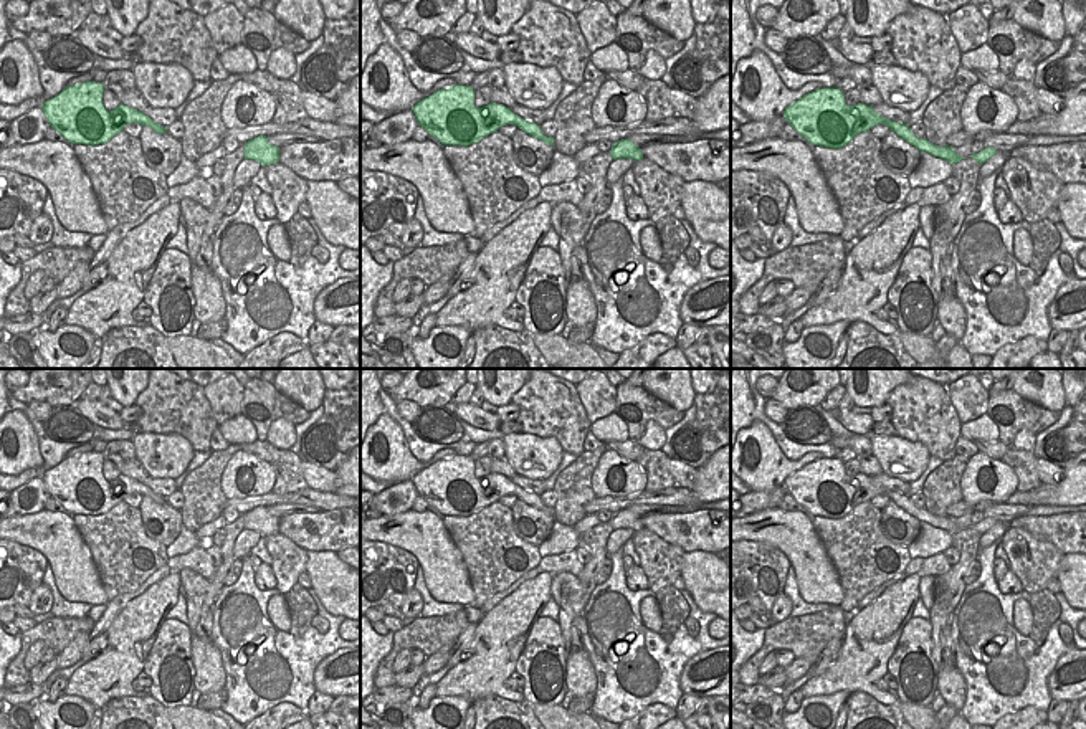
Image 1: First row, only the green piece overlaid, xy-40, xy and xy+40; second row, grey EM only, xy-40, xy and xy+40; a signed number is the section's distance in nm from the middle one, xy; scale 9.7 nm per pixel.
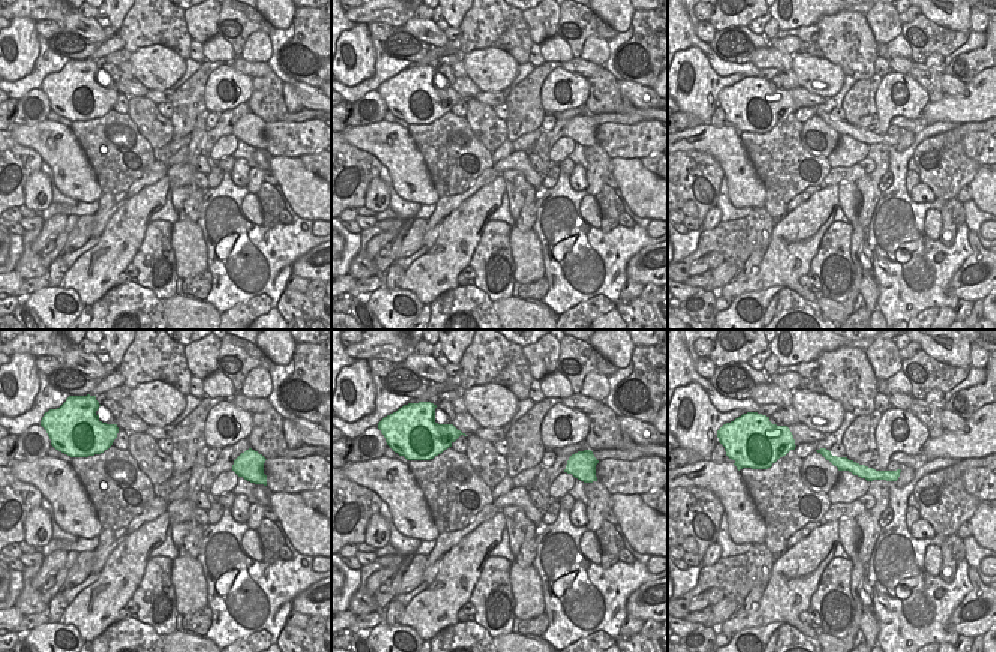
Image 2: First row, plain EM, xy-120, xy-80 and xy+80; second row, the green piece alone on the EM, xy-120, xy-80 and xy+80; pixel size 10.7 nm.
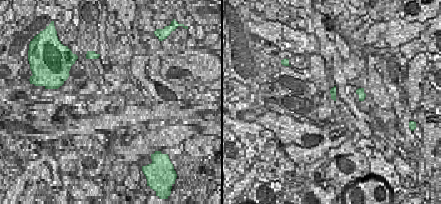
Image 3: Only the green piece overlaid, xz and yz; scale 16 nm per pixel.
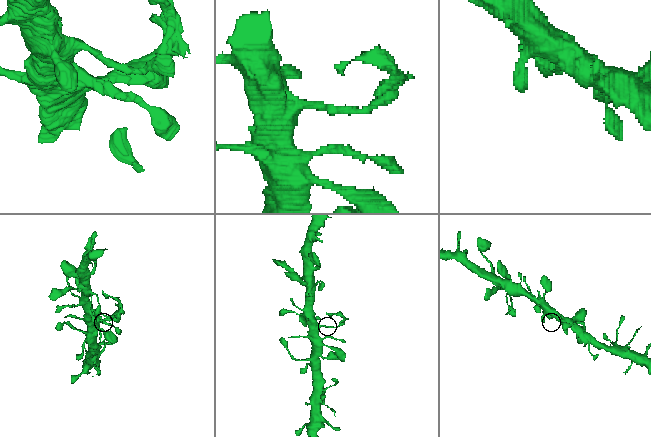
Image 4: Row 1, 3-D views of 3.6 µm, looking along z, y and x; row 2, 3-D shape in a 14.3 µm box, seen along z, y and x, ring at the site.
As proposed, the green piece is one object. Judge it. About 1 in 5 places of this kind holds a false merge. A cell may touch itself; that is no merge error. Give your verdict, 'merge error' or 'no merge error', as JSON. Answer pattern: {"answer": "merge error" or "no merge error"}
{"answer": "merge error"}

